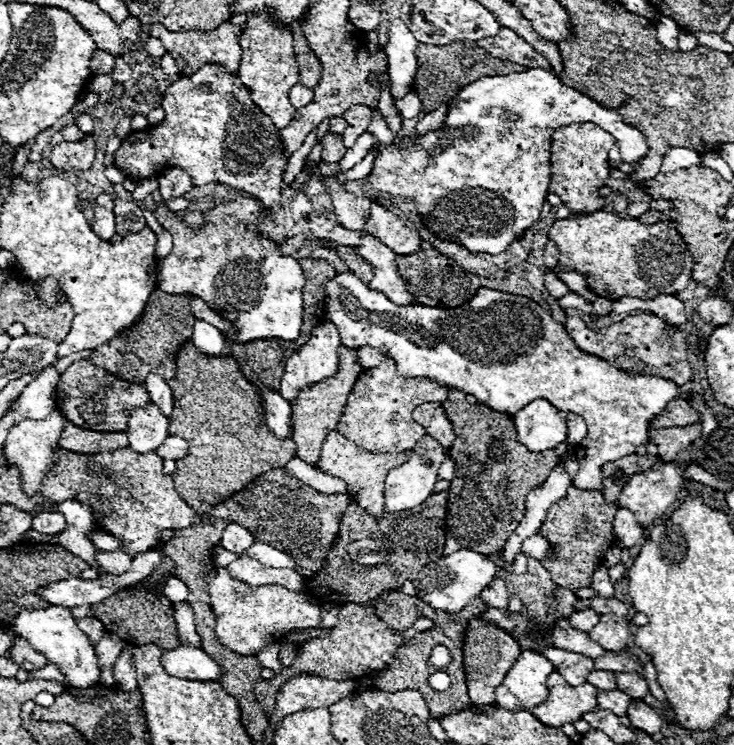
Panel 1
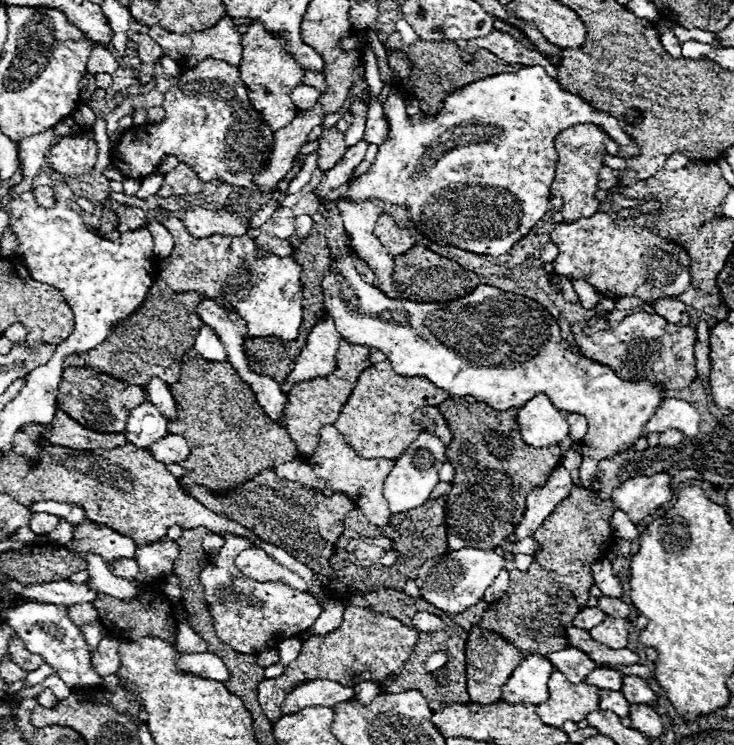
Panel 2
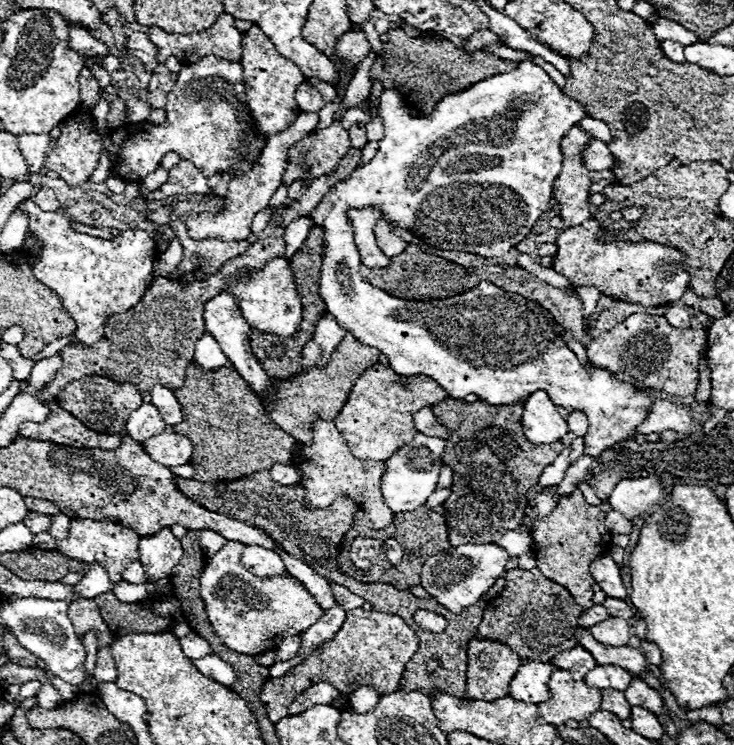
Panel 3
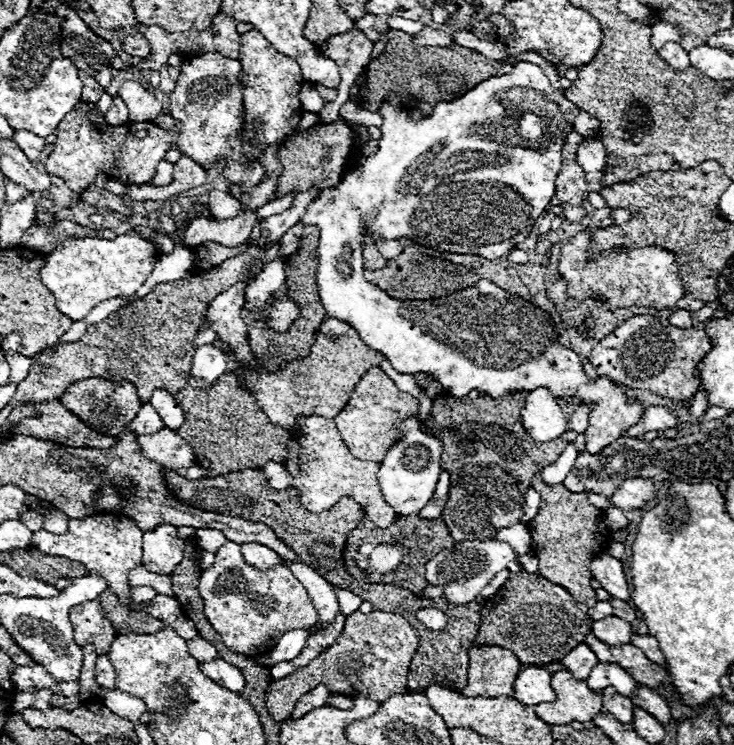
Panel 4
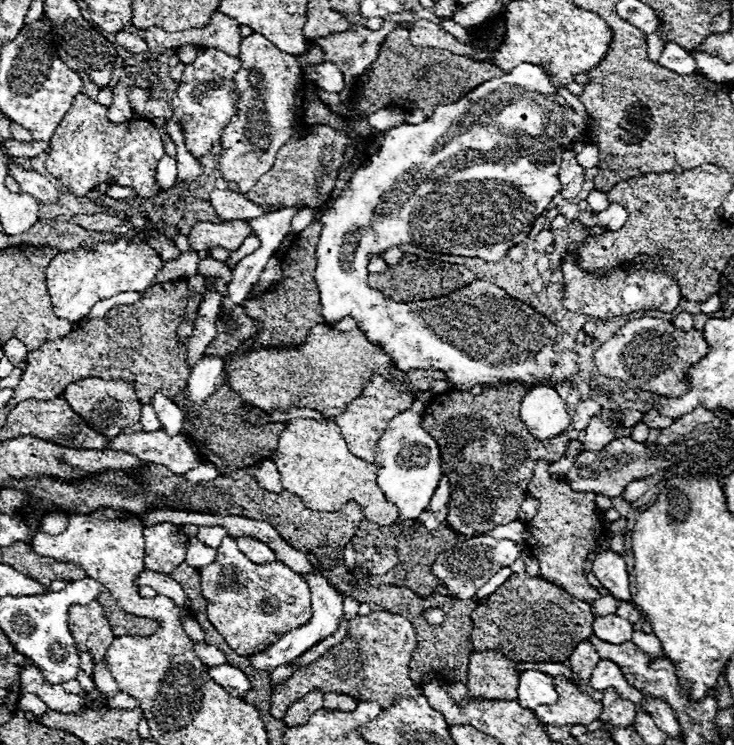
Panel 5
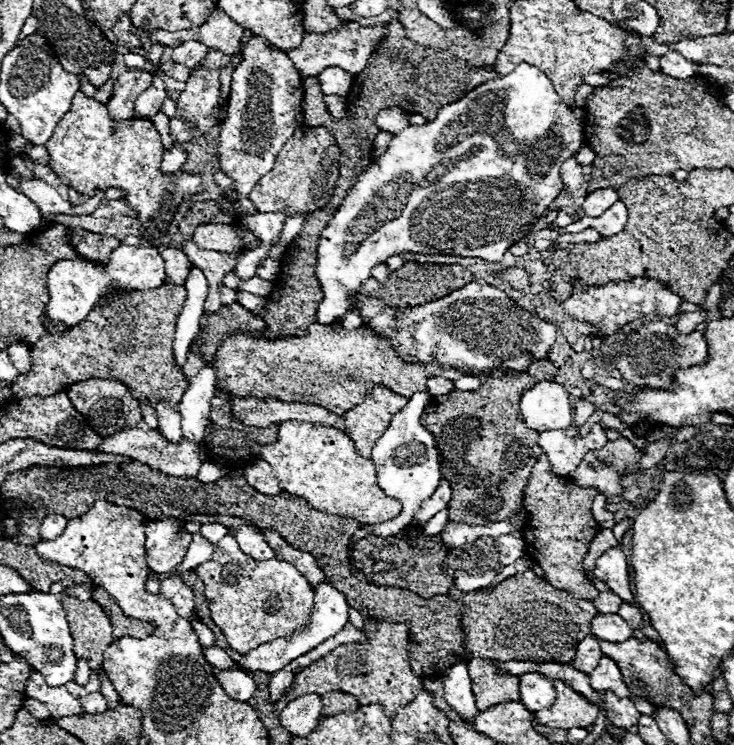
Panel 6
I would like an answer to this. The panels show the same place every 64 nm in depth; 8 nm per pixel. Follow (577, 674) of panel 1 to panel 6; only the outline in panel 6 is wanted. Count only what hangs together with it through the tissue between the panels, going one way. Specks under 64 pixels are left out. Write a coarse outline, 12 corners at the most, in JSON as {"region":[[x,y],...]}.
{"region":[[586,636],[570,664],[590,674],[602,658],[598,640]]}

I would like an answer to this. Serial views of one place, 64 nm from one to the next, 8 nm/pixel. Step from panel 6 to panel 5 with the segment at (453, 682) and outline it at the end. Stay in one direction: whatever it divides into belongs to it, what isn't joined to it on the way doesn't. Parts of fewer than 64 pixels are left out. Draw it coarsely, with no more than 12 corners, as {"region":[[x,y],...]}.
{"region":[[454,682],[448,692],[456,702],[470,698],[466,684]]}

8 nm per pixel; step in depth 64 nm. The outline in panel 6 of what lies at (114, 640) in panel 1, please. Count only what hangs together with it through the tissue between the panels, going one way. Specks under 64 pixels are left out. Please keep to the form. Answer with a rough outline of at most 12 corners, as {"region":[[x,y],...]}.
{"region":[[102,672],[102,692],[110,710],[120,704],[118,692],[114,690],[106,672]]}

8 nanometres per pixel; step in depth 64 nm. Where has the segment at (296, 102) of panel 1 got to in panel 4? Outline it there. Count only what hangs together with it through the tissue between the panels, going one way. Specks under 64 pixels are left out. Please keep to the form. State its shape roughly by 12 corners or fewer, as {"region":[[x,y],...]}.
{"region":[[302,84],[298,98],[306,112],[322,110],[324,98],[314,84]]}

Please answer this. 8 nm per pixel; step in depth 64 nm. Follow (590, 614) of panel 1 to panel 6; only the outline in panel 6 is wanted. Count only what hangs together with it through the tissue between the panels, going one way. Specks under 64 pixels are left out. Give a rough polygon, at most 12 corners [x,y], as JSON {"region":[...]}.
{"region":[[600,592],[594,600],[598,614],[616,614],[622,598]]}

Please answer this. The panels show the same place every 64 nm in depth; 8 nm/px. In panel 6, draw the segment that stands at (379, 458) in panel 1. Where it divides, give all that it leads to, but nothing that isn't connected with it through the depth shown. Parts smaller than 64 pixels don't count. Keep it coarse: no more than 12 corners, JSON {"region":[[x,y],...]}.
{"region":[[288,420],[254,444],[282,490],[382,524],[402,510],[336,428]]}

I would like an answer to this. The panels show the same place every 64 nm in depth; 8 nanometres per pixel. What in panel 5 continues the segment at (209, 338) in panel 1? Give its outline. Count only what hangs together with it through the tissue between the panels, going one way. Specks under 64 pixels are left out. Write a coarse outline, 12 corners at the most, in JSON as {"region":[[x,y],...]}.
{"region":[[204,354],[190,372],[190,402],[200,408],[220,382],[224,360]]}

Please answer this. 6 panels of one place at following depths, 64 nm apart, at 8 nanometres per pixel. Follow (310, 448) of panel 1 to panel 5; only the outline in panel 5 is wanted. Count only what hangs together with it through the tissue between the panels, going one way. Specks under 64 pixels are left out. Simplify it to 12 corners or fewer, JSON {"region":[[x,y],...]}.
{"region":[[316,324],[302,348],[226,356],[226,378],[268,414],[334,418],[390,356],[358,328]]}

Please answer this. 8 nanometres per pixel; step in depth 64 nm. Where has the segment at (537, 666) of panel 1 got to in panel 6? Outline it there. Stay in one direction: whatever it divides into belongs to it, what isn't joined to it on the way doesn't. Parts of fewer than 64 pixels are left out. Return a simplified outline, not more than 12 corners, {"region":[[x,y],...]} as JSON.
{"region":[[544,674],[520,676],[520,702],[536,712],[554,702]]}

